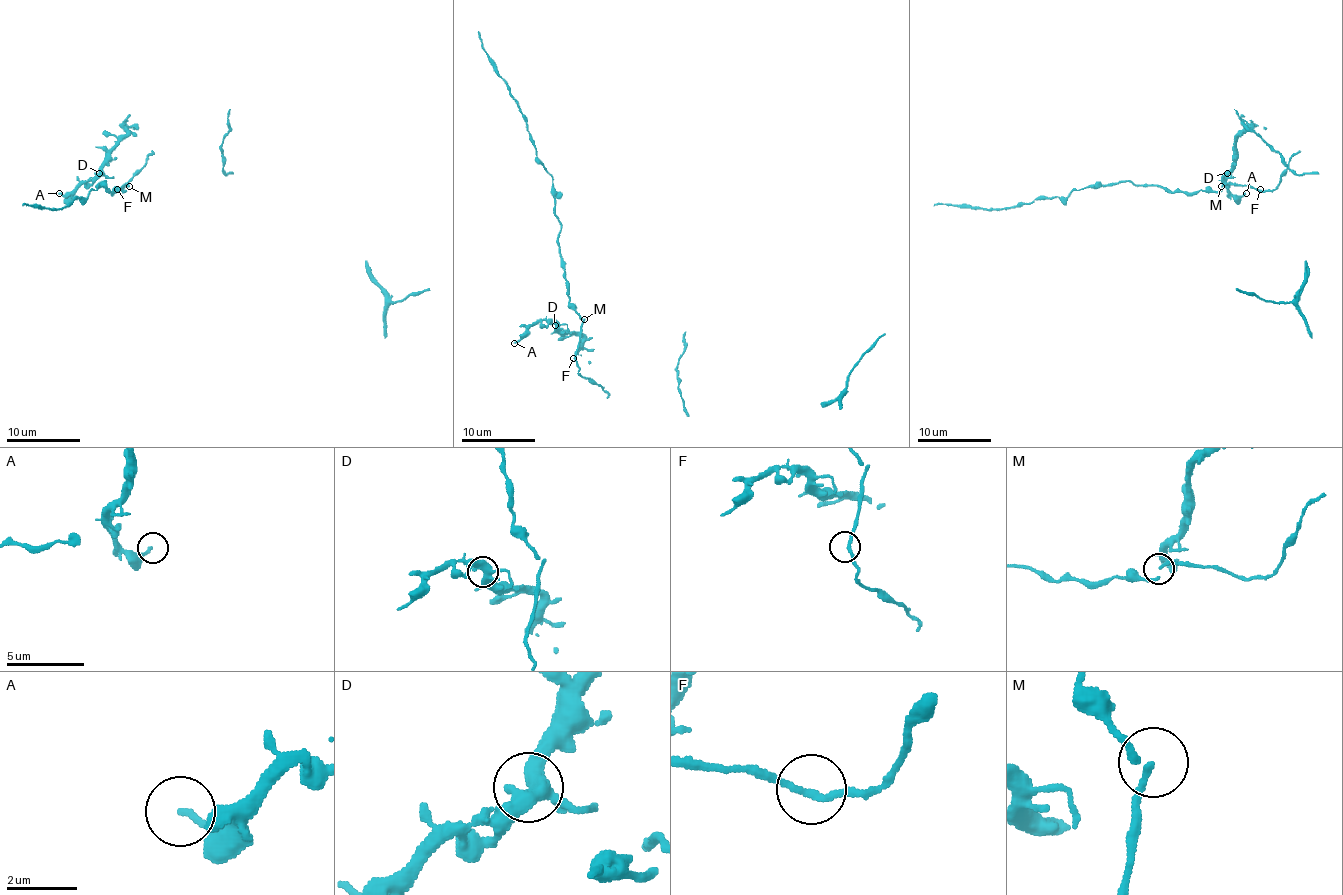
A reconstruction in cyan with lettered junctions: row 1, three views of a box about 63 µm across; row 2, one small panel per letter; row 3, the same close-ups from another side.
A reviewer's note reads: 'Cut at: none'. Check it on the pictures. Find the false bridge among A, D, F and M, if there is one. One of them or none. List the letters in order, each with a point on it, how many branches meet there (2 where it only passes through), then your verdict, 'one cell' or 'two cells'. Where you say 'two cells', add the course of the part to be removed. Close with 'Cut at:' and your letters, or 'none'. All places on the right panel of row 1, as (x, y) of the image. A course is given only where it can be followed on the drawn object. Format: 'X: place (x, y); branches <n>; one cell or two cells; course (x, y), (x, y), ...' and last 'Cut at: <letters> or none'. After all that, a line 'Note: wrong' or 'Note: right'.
A: place (1246, 193); branches 1; one cell
D: place (1227, 173); branches 4; one cell
F: place (1260, 189); branches 2; one cell
M: place (1221, 186); branches 2; one cell
Cut at: none
Note: right

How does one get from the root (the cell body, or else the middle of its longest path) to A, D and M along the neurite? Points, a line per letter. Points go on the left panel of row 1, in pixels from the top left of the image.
A: (138, 173), (123, 189), (119, 189), (123, 184), (114, 178), (95, 175), (72, 195), (59, 193)
D: (138, 173), (123, 189), (119, 189), (123, 184), (99, 173)
M: (138, 173), (119, 189), (125, 184), (129, 186)

